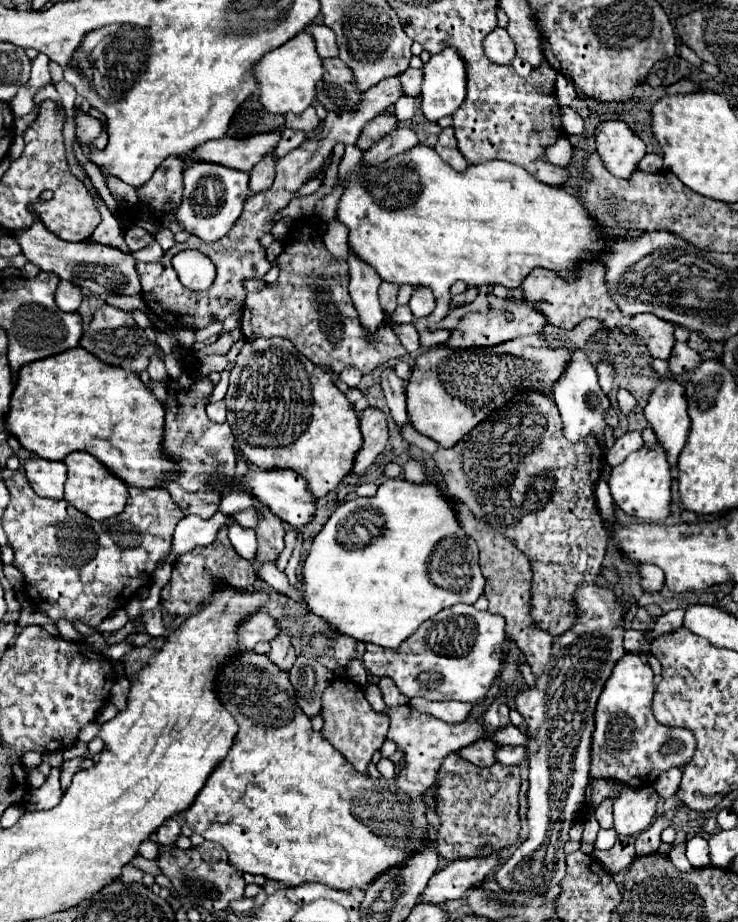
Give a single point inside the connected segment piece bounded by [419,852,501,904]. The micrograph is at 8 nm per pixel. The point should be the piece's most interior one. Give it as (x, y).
(447, 884)

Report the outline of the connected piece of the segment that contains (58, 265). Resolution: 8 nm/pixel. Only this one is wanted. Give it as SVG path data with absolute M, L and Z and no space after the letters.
M39 220L27 230L27 232L15 232L15 238L19 240L25 258L35 264L39 270L55 272L61 280L69 280L71 284L77 284L79 288L89 290L91 294L121 294L121 296L137 296L139 294L139 278L135 272L137 260L131 252L123 252L115 246L97 244L93 240L85 242L65 242L53 232L47 232Z

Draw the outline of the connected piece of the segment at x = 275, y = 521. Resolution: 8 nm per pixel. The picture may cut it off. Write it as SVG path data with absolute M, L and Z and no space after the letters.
M255 502L253 504L259 512L261 512L261 522L257 524L255 532L257 532L257 562L265 564L265 562L277 562L279 554L283 552L283 536L285 536L285 522L275 516L269 508L263 508L263 504Z

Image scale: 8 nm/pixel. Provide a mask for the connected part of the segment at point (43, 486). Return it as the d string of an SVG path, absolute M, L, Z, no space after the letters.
M27 458L25 460L25 476L31 484L31 488L43 496L51 498L55 502L63 500L63 484L65 484L65 464L63 462L51 462L45 458Z

